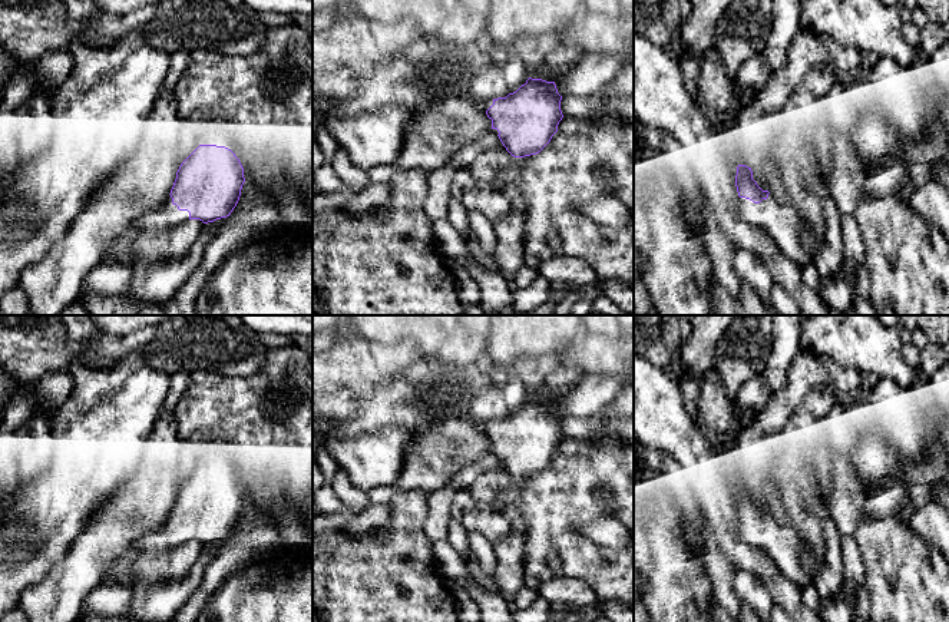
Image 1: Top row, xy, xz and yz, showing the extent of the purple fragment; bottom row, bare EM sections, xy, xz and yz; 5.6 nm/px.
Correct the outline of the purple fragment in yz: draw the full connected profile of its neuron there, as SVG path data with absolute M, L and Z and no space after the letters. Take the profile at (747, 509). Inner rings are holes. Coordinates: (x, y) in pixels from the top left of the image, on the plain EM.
M745 486L737 487L735 507L743 539L766 552L780 572L800 588L811 585L814 579L804 568L796 529L781 526L768 512L763 512Z

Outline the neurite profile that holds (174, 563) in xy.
M188 540L155 555L138 555L132 559L135 582L148 586L151 583L179 580L188 576L202 549L202 542Z

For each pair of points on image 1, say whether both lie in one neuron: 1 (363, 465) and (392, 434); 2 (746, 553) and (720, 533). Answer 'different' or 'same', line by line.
1: same
2: same

